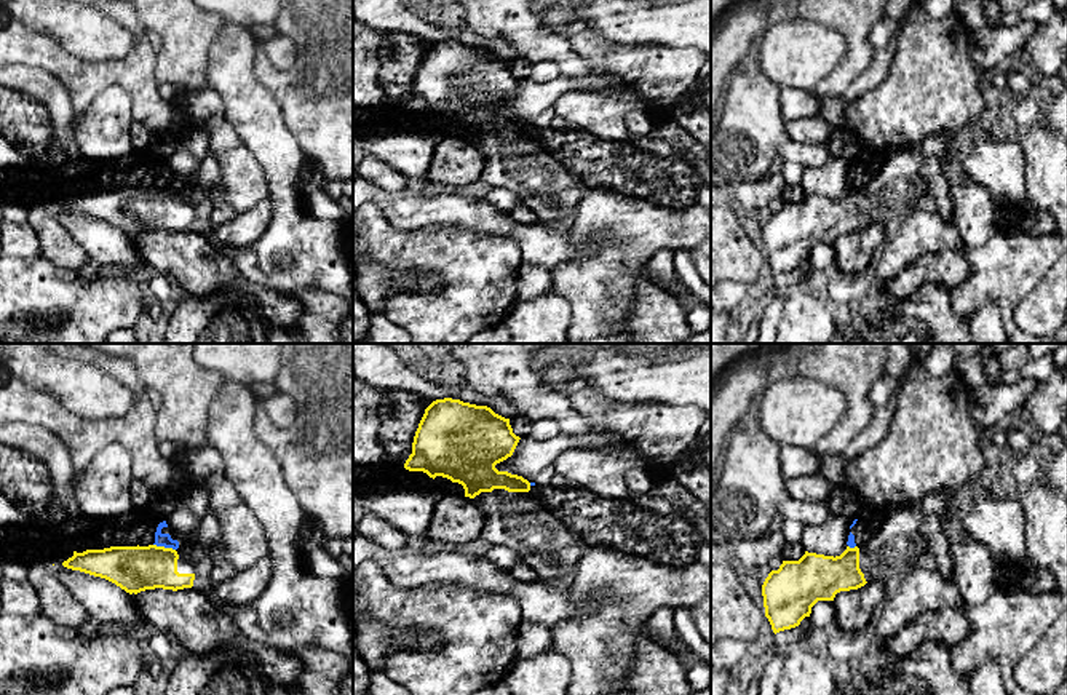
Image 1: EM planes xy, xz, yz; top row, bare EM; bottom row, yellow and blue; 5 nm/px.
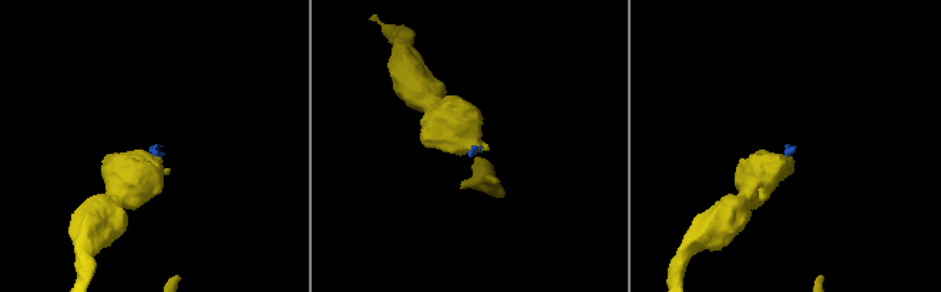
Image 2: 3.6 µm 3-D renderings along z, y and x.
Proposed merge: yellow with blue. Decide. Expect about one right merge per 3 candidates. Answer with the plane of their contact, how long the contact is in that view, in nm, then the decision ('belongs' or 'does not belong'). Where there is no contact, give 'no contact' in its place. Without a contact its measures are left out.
xy | 120 nm | does not belong

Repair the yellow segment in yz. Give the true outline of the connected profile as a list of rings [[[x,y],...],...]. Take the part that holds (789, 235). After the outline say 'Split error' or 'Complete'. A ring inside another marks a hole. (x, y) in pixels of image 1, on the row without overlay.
[[[909,145],[880,155],[880,168],[874,179],[859,190],[847,189],[840,198],[805,193],[799,203],[783,203],[779,211],[771,212],[762,227],[765,259],[773,275],[799,268],[805,259],[810,259],[811,249],[818,243],[834,243],[840,233],[858,232],[874,222],[901,220],[917,211],[918,201],[933,195],[922,171],[922,149],[923,145]]]. Split error

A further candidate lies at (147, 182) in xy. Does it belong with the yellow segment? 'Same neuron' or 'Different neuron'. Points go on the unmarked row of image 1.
Different neuron

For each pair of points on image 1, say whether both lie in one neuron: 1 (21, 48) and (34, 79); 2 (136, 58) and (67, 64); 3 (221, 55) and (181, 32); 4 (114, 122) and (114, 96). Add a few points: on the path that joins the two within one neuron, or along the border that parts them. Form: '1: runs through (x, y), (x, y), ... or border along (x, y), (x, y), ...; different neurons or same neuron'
1: border along (16, 63), (42, 67), (61, 85); different neurons
2: runs through (118, 72), (85, 72); same neuron
3: border along (226, 21), (211, 45), (208, 85); different neurons
4: runs through (114, 115), (114, 103); same neuron

